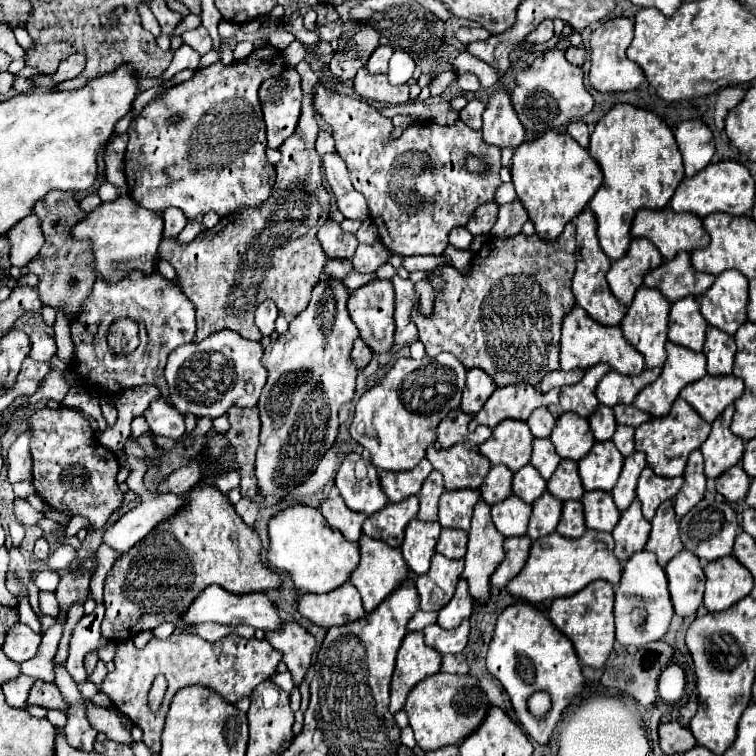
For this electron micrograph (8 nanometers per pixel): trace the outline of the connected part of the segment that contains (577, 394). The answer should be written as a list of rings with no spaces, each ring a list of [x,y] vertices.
[[[597,364],[597,368],[587,368],[579,384],[561,388],[561,402],[557,406],[549,406],[549,410],[555,416],[561,416],[565,412],[575,412],[583,418],[589,418],[599,406],[599,400],[595,396],[595,386],[609,370],[611,368],[605,364]]]

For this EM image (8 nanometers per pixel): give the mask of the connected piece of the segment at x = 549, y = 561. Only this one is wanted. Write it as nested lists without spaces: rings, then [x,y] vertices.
[[[587,530],[581,538],[563,538],[553,532],[545,540],[537,540],[531,546],[529,558],[523,570],[507,584],[507,592],[529,604],[539,604],[543,600],[555,600],[563,596],[573,596],[595,580],[607,580],[617,584],[621,578],[621,562],[613,554],[613,536],[607,532]]]

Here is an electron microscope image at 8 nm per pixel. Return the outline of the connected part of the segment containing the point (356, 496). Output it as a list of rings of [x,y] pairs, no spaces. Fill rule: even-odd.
[[[349,452],[341,462],[341,468],[335,476],[335,486],[339,488],[345,504],[355,512],[371,516],[387,504],[377,468],[373,468],[373,464],[363,460],[363,456],[357,452]]]

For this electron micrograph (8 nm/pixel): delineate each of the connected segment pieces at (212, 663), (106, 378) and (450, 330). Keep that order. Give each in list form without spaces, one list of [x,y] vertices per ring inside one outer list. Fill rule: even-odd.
[[[171,634],[165,640],[151,638],[145,648],[137,648],[131,640],[115,642],[117,654],[115,654],[115,670],[107,674],[101,692],[105,692],[113,704],[119,708],[119,712],[127,714],[135,726],[143,730],[143,742],[157,754],[161,750],[161,734],[167,718],[169,704],[173,696],[187,686],[207,686],[215,690],[219,696],[223,696],[227,702],[235,704],[237,700],[249,696],[253,688],[271,678],[277,670],[277,664],[283,660],[283,654],[277,652],[273,646],[267,644],[267,640],[243,638],[237,634],[229,634],[217,642],[205,642],[197,636],[181,636]],[[157,674],[163,674],[167,678],[167,692],[165,700],[159,710],[149,708],[147,694],[153,686],[153,680]]]
[[[157,270],[153,274],[143,274],[143,272],[133,272],[133,276],[125,278],[125,282],[121,284],[105,284],[101,282],[101,278],[97,278],[91,296],[85,300],[83,304],[83,312],[79,316],[77,322],[71,322],[71,334],[73,334],[73,344],[75,344],[75,370],[83,376],[85,384],[99,384],[101,388],[105,388],[105,392],[109,394],[117,394],[121,390],[127,388],[137,388],[137,386],[145,386],[145,384],[153,384],[159,388],[159,392],[167,390],[167,382],[163,376],[165,364],[167,364],[167,356],[183,346],[195,340],[195,330],[197,330],[197,322],[195,322],[195,306],[193,302],[187,300],[187,296],[183,296],[183,290],[173,284],[171,280],[167,280],[165,276],[161,276]],[[119,318],[131,318],[139,324],[139,328],[145,328],[145,348],[131,352],[131,354],[113,354],[109,344],[107,344],[107,334],[109,328],[113,326],[115,320]]]
[[[567,224],[565,230],[561,232],[559,240],[555,242],[543,242],[539,240],[537,234],[533,236],[525,236],[525,234],[517,234],[517,236],[511,236],[511,238],[489,238],[481,250],[473,256],[471,260],[471,268],[467,274],[463,272],[457,272],[453,266],[439,266],[435,272],[439,272],[439,276],[443,278],[443,286],[435,290],[435,302],[433,302],[433,312],[429,316],[423,316],[421,314],[421,306],[419,302],[415,302],[413,306],[413,312],[411,312],[411,320],[415,322],[417,330],[419,330],[419,340],[425,344],[425,350],[429,356],[437,356],[441,352],[451,352],[457,360],[461,360],[461,364],[465,368],[481,368],[485,370],[489,376],[493,376],[495,384],[497,386],[507,386],[507,384],[517,384],[517,382],[527,382],[531,386],[537,386],[543,376],[551,370],[557,370],[559,368],[559,336],[561,336],[561,322],[565,318],[565,314],[575,306],[575,298],[573,298],[573,292],[571,292],[571,278],[573,278],[573,272],[575,272],[575,224]]]

